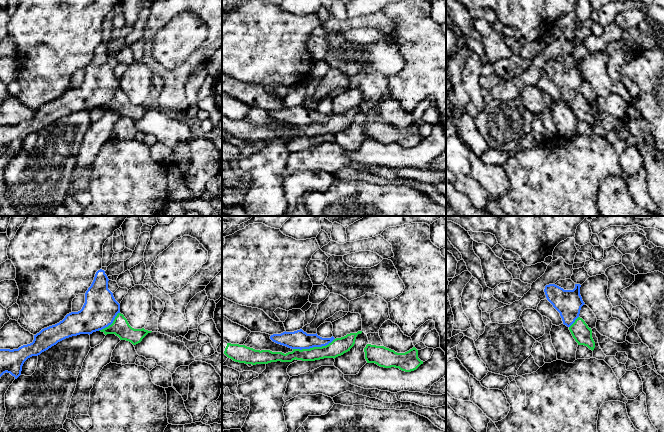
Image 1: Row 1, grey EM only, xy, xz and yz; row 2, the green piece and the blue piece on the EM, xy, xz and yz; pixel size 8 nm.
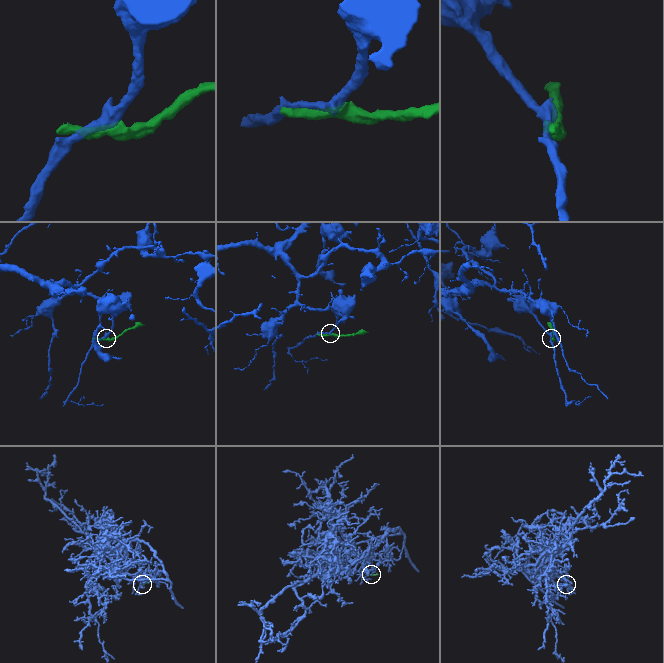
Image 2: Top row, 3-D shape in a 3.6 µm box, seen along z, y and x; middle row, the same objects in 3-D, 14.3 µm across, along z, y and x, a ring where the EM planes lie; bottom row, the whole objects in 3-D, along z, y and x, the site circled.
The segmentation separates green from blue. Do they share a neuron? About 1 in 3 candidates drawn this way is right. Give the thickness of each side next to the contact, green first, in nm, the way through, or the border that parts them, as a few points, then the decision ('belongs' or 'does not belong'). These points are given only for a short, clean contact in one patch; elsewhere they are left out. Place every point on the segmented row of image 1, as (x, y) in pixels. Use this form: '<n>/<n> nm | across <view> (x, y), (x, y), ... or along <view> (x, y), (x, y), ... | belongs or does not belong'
140/150 nm | does not belong

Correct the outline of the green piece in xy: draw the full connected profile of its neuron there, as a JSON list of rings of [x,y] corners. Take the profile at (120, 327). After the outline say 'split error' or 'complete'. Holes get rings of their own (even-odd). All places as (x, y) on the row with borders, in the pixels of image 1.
[[[121,313],[117,314],[111,325],[99,331],[103,332],[105,335],[115,334],[120,338],[120,340],[129,341],[133,345],[140,343],[148,333],[152,332],[145,330],[144,328],[142,329],[132,328],[129,325],[127,319]]] | complete

